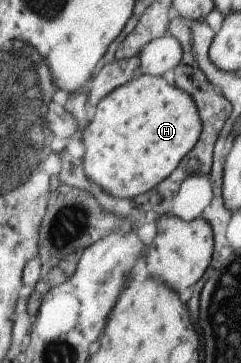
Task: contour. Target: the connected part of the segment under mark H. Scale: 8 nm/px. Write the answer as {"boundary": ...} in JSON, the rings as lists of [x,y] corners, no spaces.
{"boundary":[[[138,74],[132,81],[112,91],[110,95],[107,95],[107,97],[104,98],[102,102],[99,102],[99,105],[91,111],[90,119],[91,124],[86,129],[83,129],[83,141],[86,149],[83,157],[85,174],[94,181],[97,186],[104,188],[105,191],[109,191],[109,194],[114,195],[115,198],[135,198],[136,196],[141,196],[153,190],[165,179],[168,179],[171,173],[174,173],[174,170],[180,165],[180,162],[195,148],[195,145],[199,142],[200,136],[203,133],[203,117],[201,116],[193,95],[183,90],[177,83],[170,85],[164,77],[150,74]]]}

